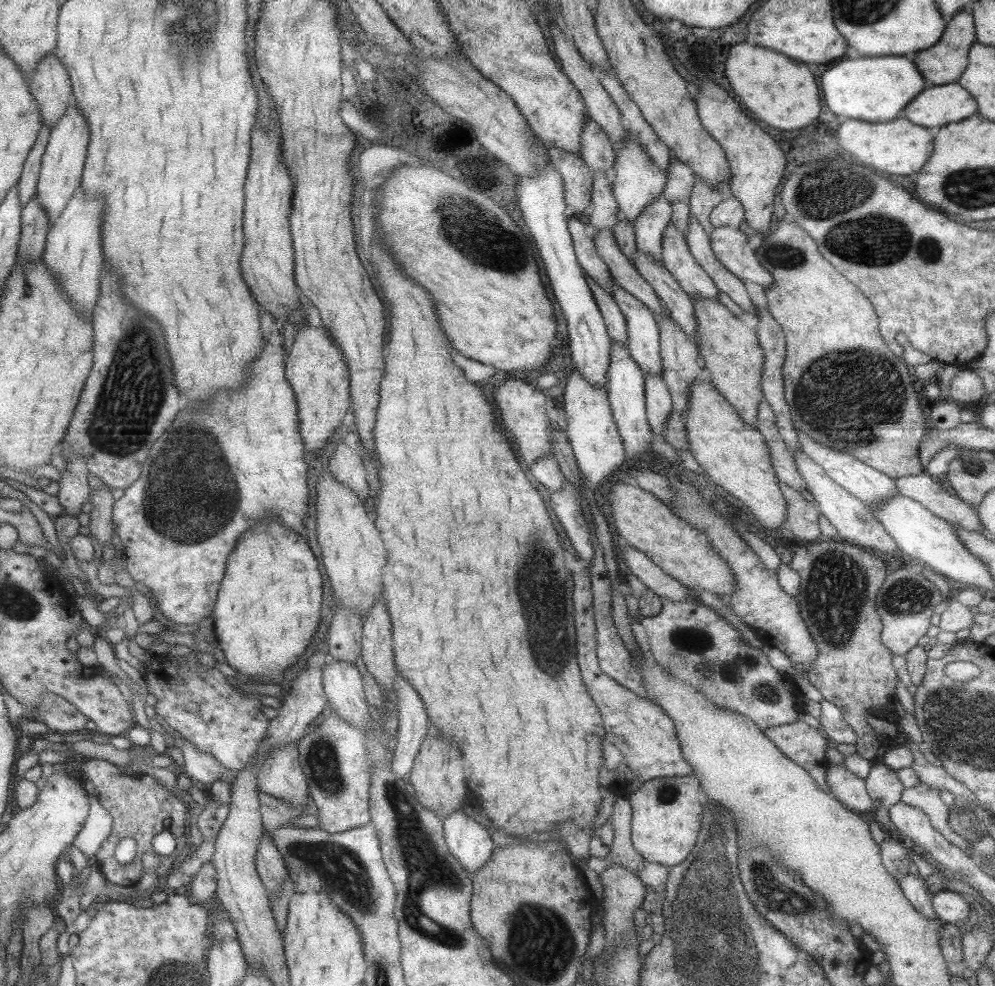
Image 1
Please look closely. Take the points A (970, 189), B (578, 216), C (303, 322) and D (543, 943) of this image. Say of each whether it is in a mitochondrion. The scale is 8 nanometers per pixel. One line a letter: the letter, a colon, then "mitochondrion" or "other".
A: mitochondrion
B: other
C: other
D: mitochondrion

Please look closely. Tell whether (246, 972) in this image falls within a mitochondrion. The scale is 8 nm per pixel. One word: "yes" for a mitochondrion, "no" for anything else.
no

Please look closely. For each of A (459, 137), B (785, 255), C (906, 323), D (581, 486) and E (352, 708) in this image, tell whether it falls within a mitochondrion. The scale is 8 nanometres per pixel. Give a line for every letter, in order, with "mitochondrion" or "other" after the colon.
A: other
B: mitochondrion
C: other
D: other
E: other

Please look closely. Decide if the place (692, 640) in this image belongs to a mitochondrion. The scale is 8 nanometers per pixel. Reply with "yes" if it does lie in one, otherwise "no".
yes

